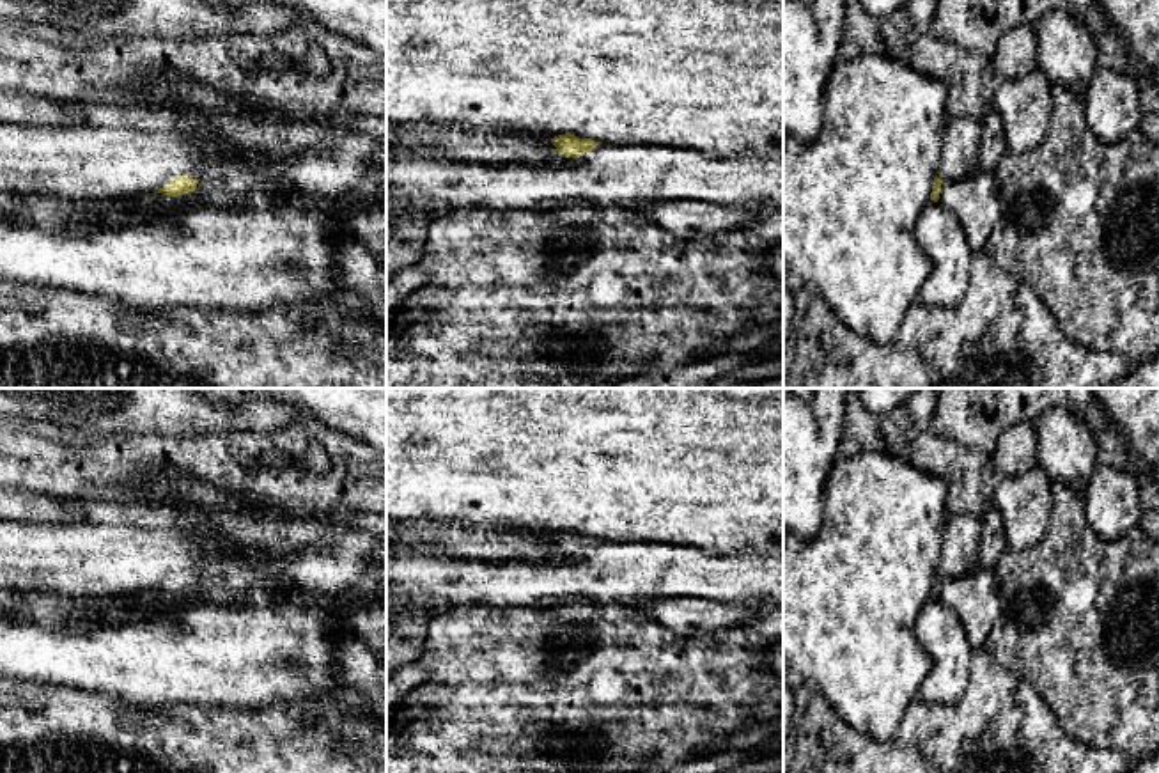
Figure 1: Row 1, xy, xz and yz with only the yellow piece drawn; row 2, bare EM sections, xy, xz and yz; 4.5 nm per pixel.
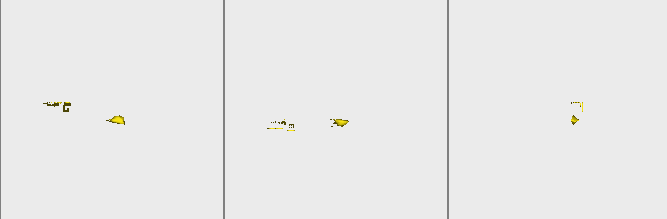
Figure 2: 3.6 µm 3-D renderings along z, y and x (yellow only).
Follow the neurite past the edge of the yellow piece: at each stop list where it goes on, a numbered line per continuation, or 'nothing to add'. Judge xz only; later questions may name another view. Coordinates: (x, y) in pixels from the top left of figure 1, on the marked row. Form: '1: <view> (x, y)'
1: xz (427, 140)

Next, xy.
1: xy (77, 163)

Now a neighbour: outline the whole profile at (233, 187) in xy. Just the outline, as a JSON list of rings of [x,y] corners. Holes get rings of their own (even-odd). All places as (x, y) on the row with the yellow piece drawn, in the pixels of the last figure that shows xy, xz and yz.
[[[225,168],[202,177],[190,193],[168,197],[145,193],[140,197],[115,197],[108,200],[82,200],[80,207],[136,207],[136,209],[177,209],[177,207],[268,207],[276,202],[298,202],[298,188],[289,179],[268,168]]]

